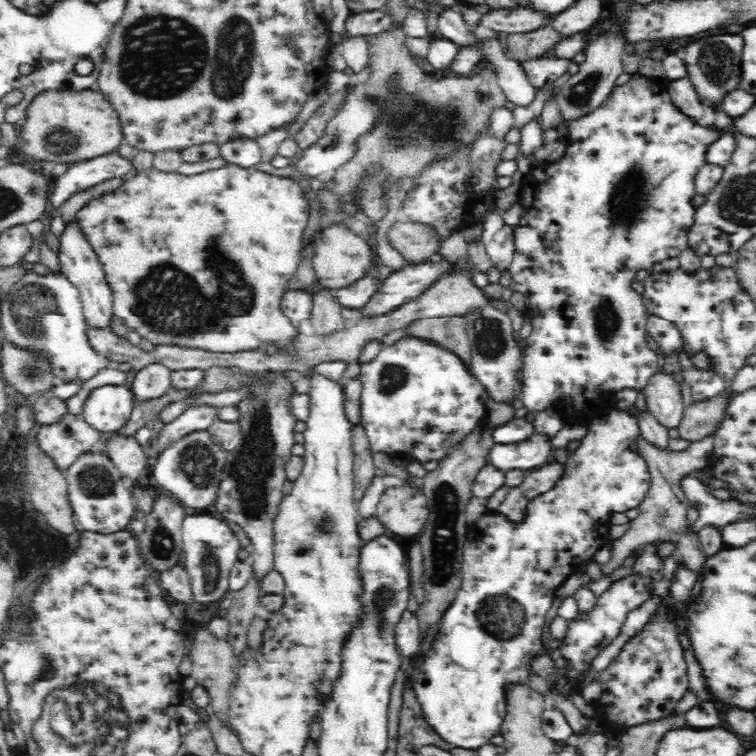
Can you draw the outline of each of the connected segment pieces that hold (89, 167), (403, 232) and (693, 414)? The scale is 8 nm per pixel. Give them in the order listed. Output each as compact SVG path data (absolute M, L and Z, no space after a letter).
M116 152L72 162L66 172L58 176L51 184L52 194L48 196L48 199L56 209L62 206L72 194L92 188L109 178L123 177L130 170L132 170L130 160L122 158Z
M396 222L388 231L393 248L404 256L409 263L422 263L430 257L437 257L443 237L429 224L414 222Z
M726 390L717 397L694 402L685 408L677 428L679 438L692 443L718 431L730 398Z

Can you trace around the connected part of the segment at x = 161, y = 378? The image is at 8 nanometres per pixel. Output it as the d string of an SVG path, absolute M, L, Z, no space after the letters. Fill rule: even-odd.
M161 363L148 364L135 374L131 391L136 402L162 398L172 386L172 371Z

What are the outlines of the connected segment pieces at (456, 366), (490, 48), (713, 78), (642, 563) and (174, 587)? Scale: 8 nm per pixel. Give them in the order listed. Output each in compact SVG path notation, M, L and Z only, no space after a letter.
M404 337L389 347L383 347L371 362L360 366L360 426L366 432L372 453L406 455L422 463L439 461L452 446L461 444L489 416L487 405L491 400L485 387L468 371L458 356L436 343Z
M482 39L484 62L494 64L499 77L498 84L506 100L518 107L528 107L535 100L537 89L527 79L520 63L502 51L503 46L498 39Z
M736 34L708 36L708 38L702 38L702 40L684 47L682 60L687 68L687 76L708 107L722 106L727 92L739 88L740 72L742 72L740 56L742 56L742 37L736 36Z
M645 545L643 553L636 558L633 564L633 570L644 577L652 578L651 592L653 595L664 596L668 594L676 564L680 559L674 554L666 558L660 557L657 554L656 545Z
M182 564L162 571L156 576L160 588L170 600L186 604L195 601L188 571Z

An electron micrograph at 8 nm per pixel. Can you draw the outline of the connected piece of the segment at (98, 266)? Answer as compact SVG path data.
M77 218L65 226L59 240L60 248L57 256L60 261L60 270L80 291L86 324L90 327L110 327L113 317L112 290L106 282L103 264L99 261L94 247L86 238Z

